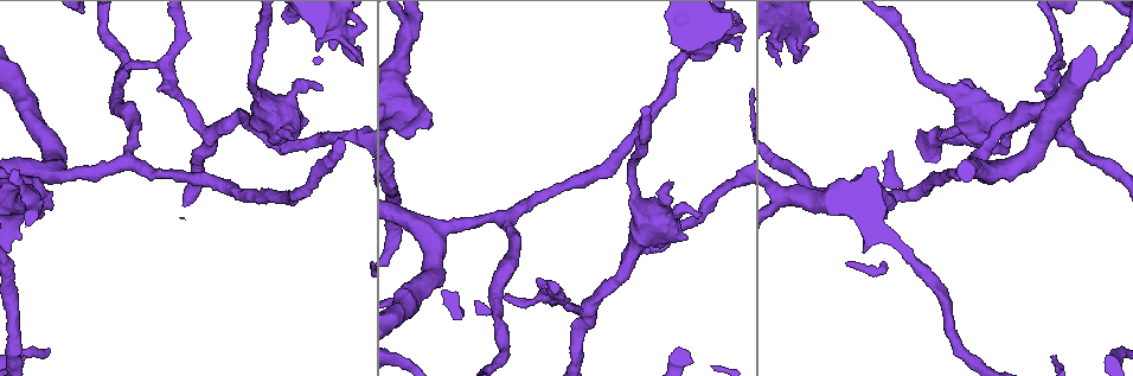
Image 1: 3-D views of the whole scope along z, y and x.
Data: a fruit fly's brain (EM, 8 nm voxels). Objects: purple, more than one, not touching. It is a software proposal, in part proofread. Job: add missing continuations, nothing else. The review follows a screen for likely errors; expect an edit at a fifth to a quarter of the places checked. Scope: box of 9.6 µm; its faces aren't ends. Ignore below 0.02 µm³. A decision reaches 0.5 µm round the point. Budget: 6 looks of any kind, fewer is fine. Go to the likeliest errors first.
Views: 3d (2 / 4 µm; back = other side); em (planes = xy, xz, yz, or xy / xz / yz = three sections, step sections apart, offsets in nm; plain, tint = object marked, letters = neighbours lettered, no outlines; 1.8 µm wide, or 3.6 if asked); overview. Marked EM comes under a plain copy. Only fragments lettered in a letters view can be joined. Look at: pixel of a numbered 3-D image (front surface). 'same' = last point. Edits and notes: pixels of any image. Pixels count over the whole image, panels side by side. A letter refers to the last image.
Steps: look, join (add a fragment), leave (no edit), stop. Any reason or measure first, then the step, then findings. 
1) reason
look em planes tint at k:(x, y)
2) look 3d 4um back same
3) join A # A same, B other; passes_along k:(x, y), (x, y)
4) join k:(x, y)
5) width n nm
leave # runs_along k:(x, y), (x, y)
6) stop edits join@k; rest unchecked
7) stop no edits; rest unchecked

look 3d 2um at 1:(322, 90)

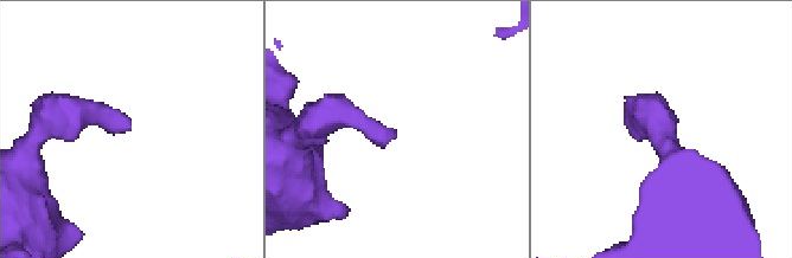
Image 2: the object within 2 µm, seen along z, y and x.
shape alone is not enough
look em planes letters at 2:(394, 132)

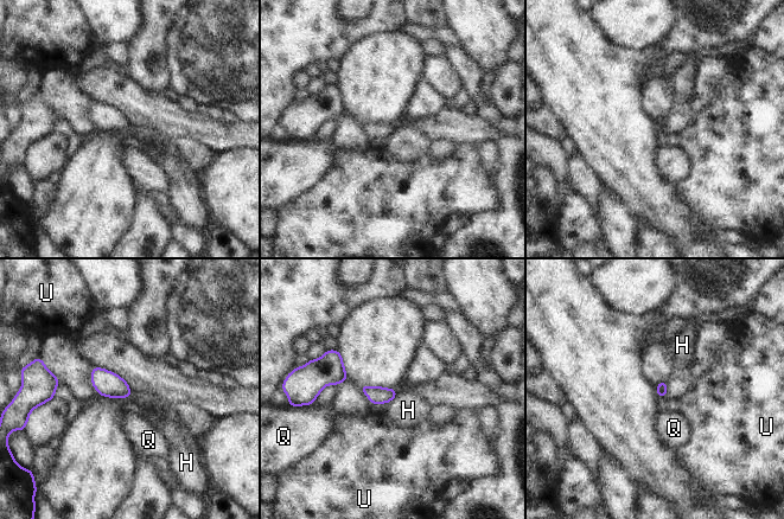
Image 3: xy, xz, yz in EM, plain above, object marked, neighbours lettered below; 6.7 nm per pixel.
leave # H other, Q other, U other; border 3:(667, 382), (667, 393), (664, 397); none of them fits

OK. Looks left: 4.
branch stops here
look 3d 4um at 1:(291, 138)

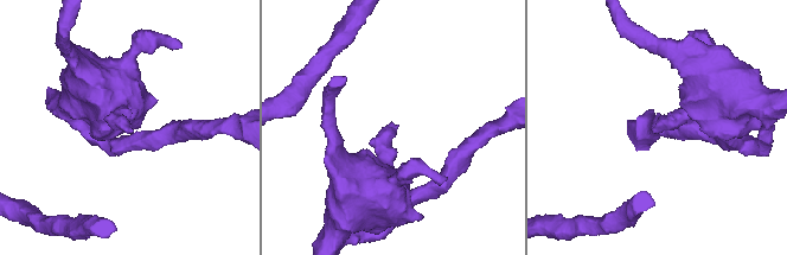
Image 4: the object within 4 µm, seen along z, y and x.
look em yz step 16 tint at 4:(393, 124)

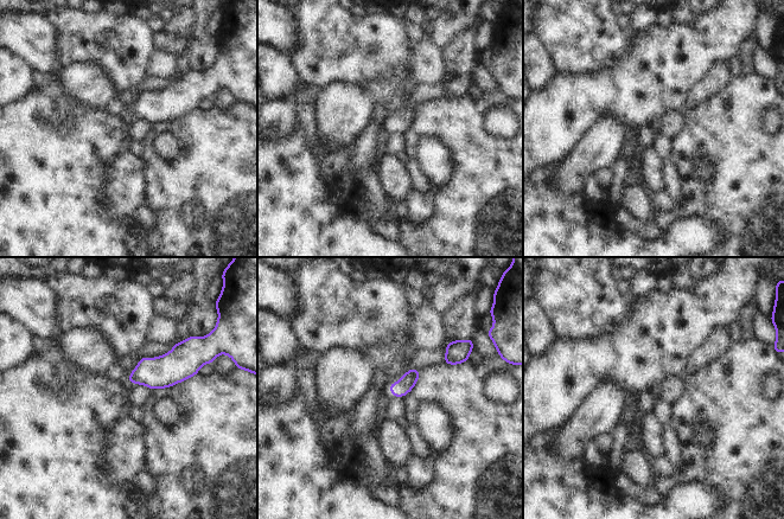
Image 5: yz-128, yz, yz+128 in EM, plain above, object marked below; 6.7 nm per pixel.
cut it another way
look em planes letters same

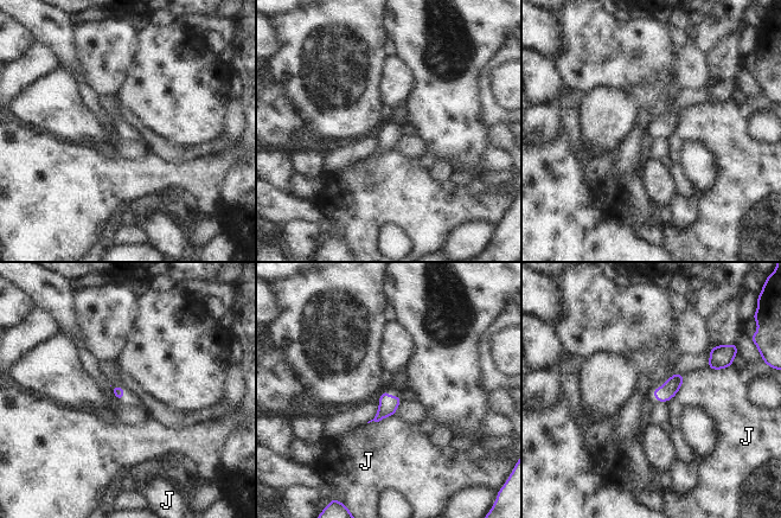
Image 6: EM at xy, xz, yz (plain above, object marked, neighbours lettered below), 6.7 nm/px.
leave # J other; border 6:(685, 375), (682, 387), (667, 402); no lettered fragment goes on from it

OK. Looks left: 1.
stop no edits; rest unchecked

